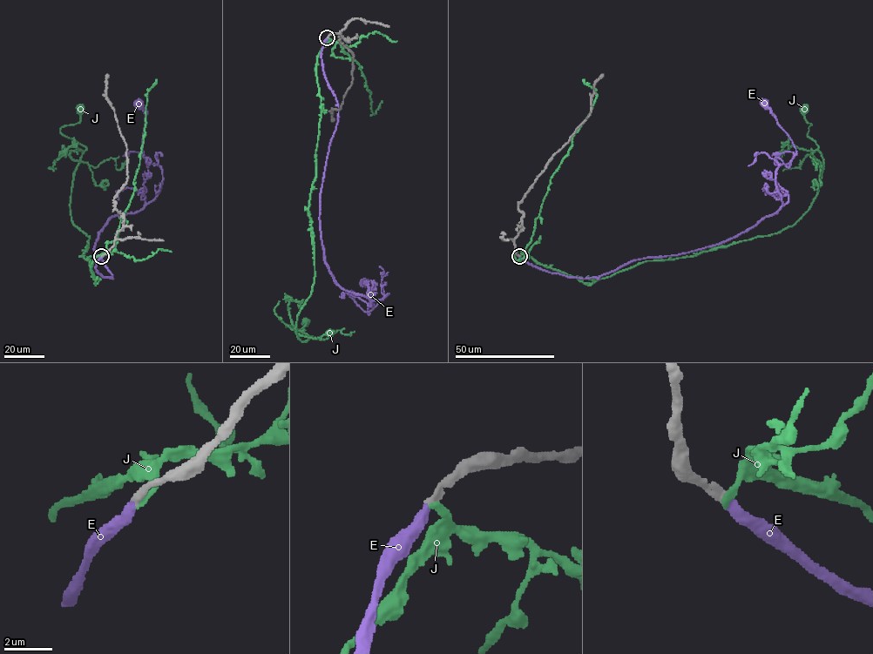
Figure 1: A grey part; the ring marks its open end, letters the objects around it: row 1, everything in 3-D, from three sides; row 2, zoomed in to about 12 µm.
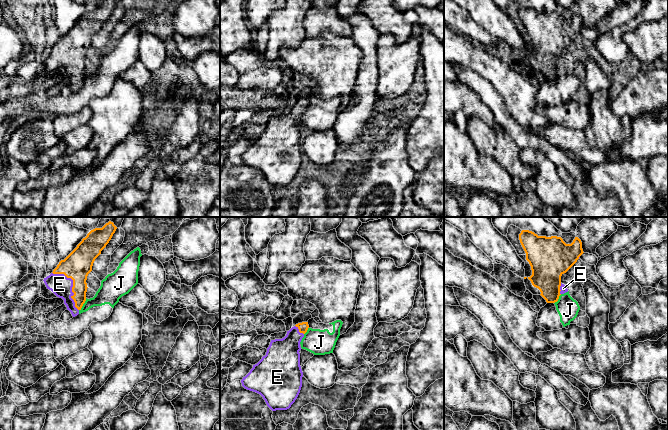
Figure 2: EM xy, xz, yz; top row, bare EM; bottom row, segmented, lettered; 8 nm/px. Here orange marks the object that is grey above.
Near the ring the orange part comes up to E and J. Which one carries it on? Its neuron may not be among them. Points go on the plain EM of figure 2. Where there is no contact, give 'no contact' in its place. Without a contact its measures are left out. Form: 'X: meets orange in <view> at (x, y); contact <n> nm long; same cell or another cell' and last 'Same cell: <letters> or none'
E: meets orange in xy at (73, 61); contact 380 nm long; same cell
J: meets orange in xy at (83, 79); contact 120 nm long; another cell
Same cell: E

